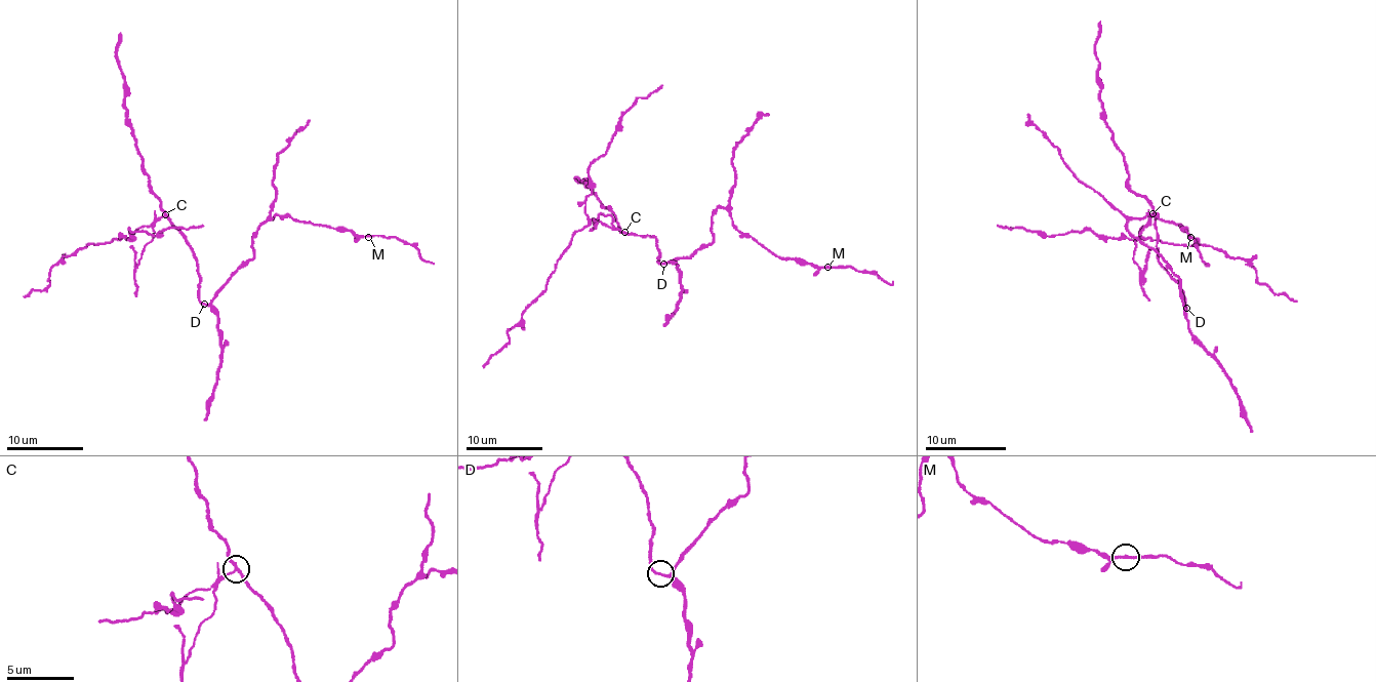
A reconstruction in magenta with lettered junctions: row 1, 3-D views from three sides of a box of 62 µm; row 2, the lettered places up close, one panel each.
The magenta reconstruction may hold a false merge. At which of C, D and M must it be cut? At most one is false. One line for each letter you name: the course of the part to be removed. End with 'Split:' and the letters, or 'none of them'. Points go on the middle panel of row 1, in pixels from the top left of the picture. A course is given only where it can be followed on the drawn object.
C: course (623, 231), (595, 219), (578, 229), (545, 288), (510, 330), (510, 342), (492, 355), (483, 368)
Split: C

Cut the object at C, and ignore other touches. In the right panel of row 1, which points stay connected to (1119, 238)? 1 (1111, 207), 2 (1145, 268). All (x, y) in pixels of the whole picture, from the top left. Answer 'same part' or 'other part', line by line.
1: other part
2: same part

